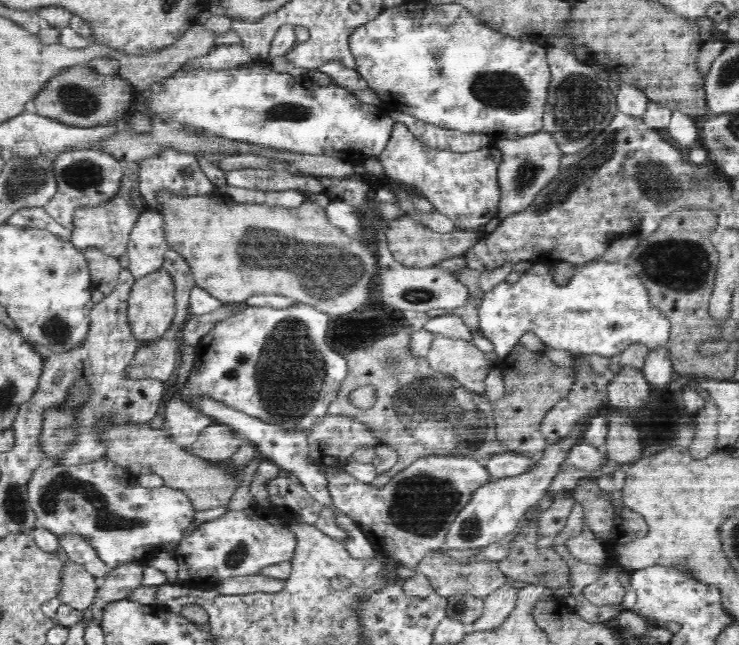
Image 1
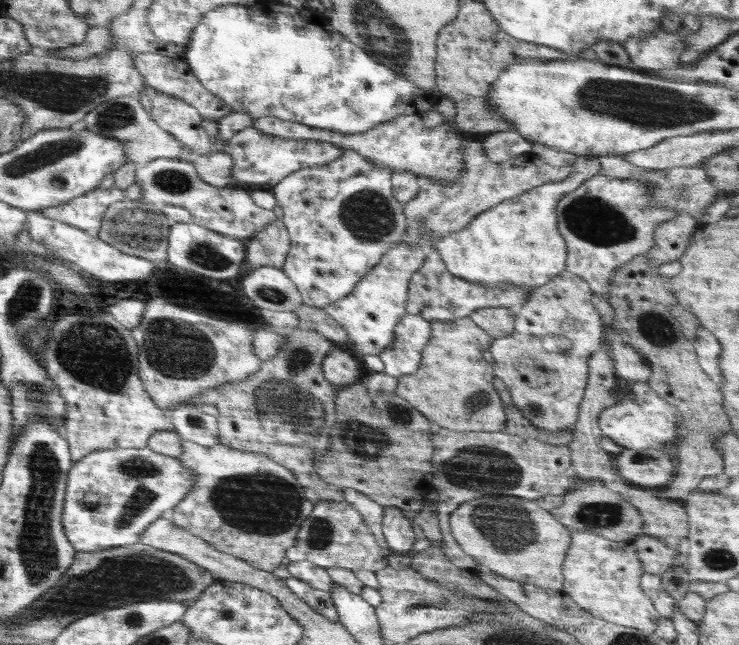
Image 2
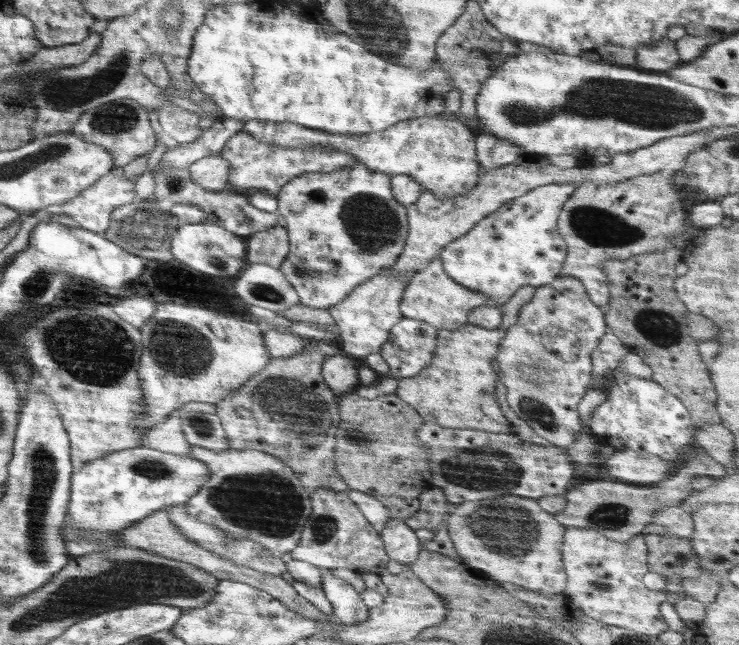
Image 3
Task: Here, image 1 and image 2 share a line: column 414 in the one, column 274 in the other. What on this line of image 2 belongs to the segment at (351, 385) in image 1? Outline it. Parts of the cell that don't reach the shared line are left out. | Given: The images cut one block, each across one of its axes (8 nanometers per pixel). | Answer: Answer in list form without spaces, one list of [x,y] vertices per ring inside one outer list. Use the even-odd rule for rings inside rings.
[[[296,328],[285,336],[276,356],[263,361],[258,372],[251,374],[246,380],[224,383],[214,389],[202,393],[198,397],[187,400],[190,404],[213,404],[218,409],[217,423],[219,428],[219,444],[242,452],[260,453],[282,464],[293,472],[300,486],[306,491],[306,498],[312,503],[318,501],[344,500],[341,487],[328,484],[316,472],[313,456],[324,456],[331,443],[330,431],[336,424],[335,398],[337,389],[326,381],[322,363],[330,351],[334,351],[332,341],[312,329]]]

